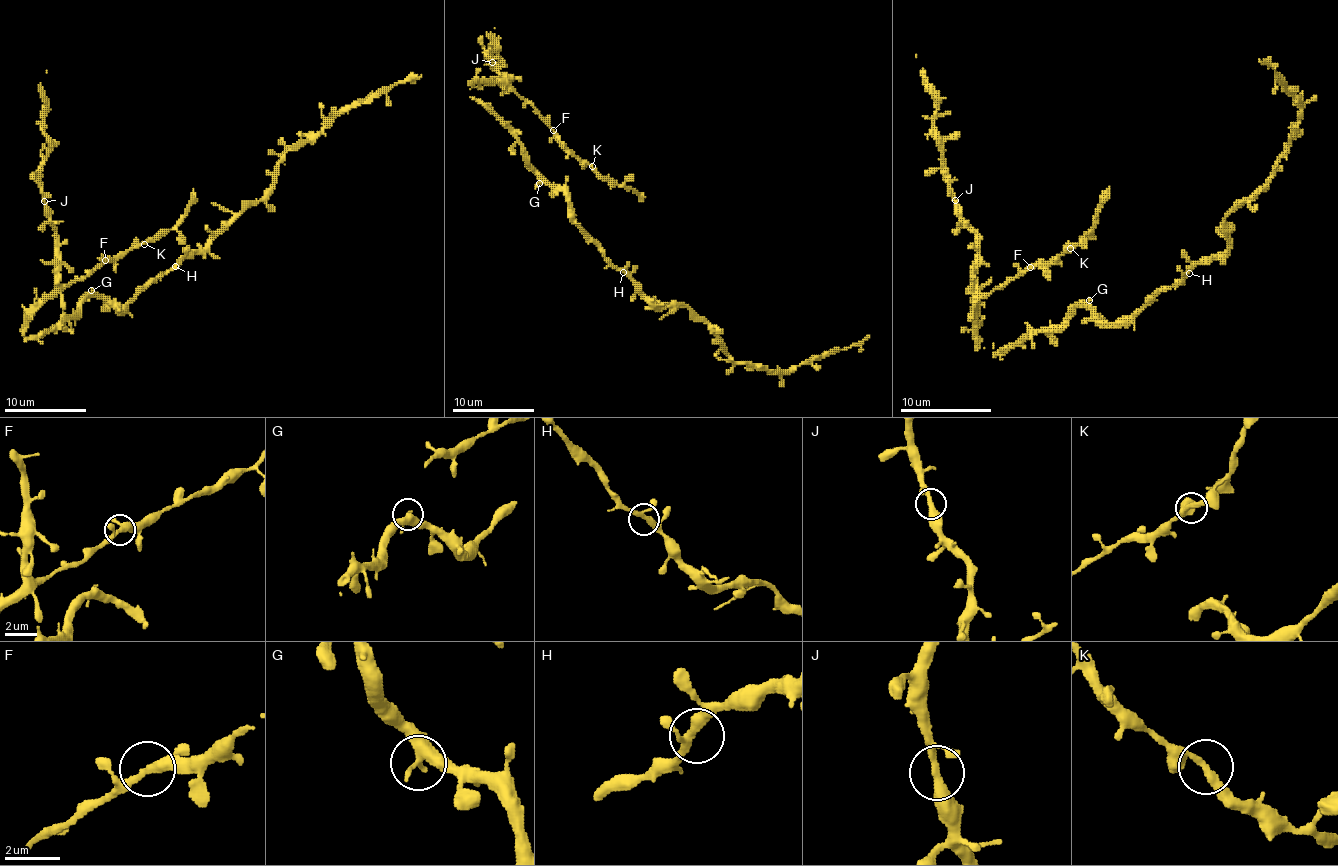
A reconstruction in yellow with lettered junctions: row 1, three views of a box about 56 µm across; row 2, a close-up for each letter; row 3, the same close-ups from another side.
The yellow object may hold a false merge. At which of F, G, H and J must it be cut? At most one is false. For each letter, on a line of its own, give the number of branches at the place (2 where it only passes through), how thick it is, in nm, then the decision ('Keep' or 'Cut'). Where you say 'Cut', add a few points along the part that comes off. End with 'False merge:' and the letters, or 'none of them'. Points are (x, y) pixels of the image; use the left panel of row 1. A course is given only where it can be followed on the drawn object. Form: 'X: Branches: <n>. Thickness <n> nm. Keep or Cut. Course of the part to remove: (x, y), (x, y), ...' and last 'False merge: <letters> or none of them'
F: Branches: 3. Thickness 240 nm. Keep
G: Branches: 3. Thickness 260 nm. Keep
H: Branches: 3. Thickness 260 nm. Keep
J: Branches: 3. Thickness 280 nm. Keep
False merge: none of them

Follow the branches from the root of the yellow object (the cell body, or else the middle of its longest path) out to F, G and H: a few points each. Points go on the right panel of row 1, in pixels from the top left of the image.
F: (1105, 323), (1091, 309), (1077, 307), (1059, 325), (1032, 330), (1000, 352), (980, 348), (977, 302), (1030, 266)
G: (1105, 323), (1089, 307), (1089, 300)
H: (1105, 323), (1125, 323), (1152, 296), (1175, 286), (1189, 273)

